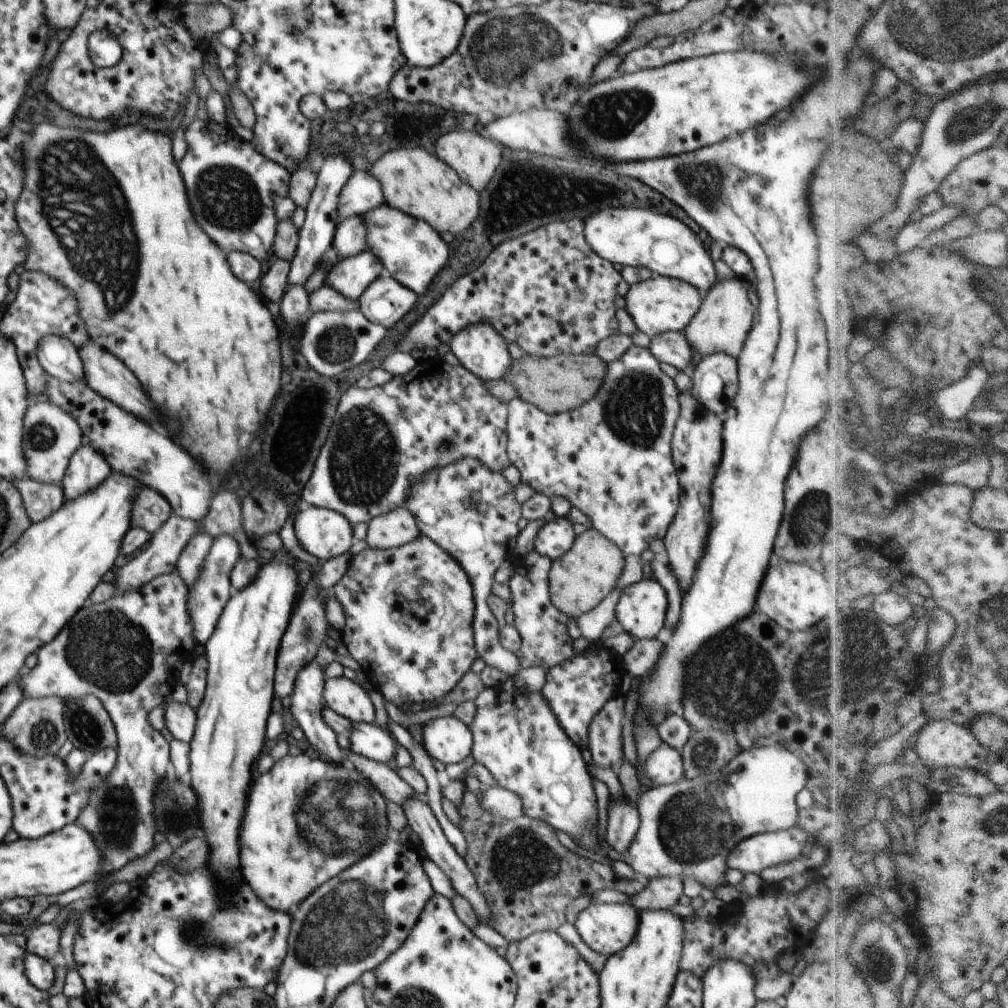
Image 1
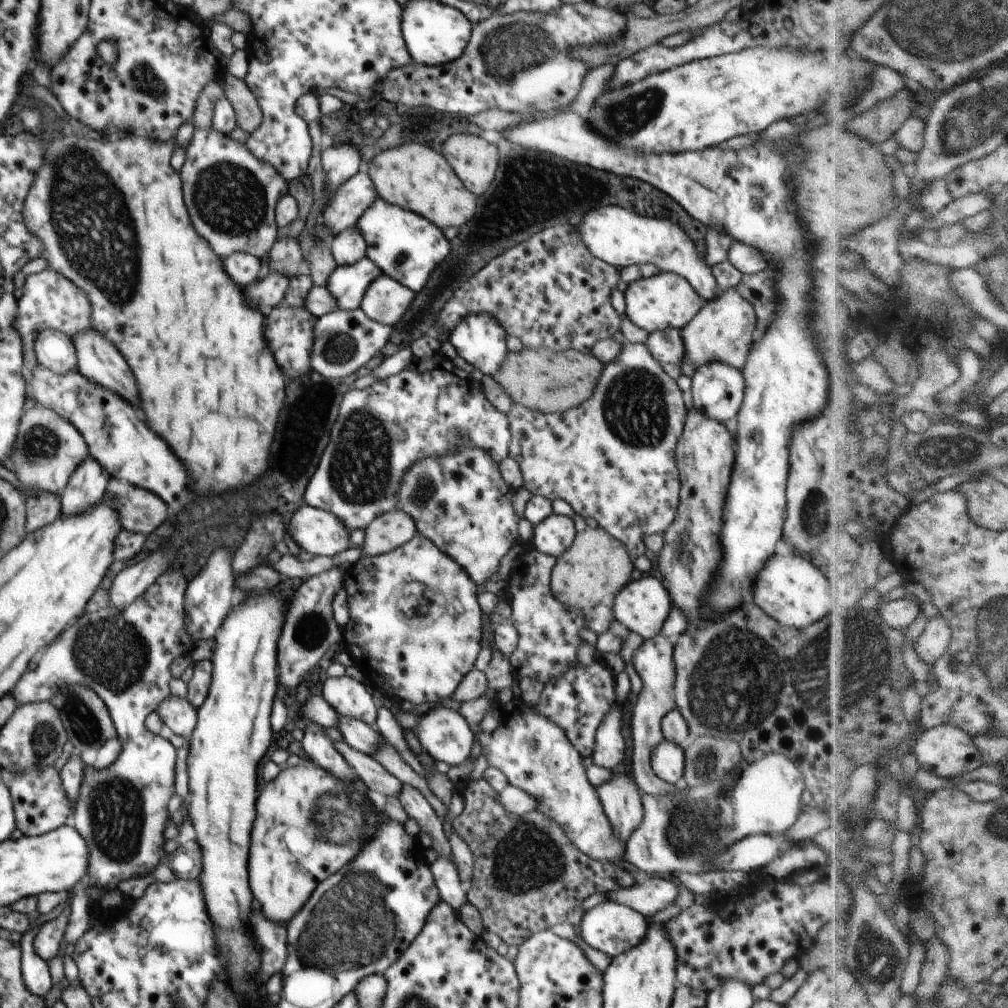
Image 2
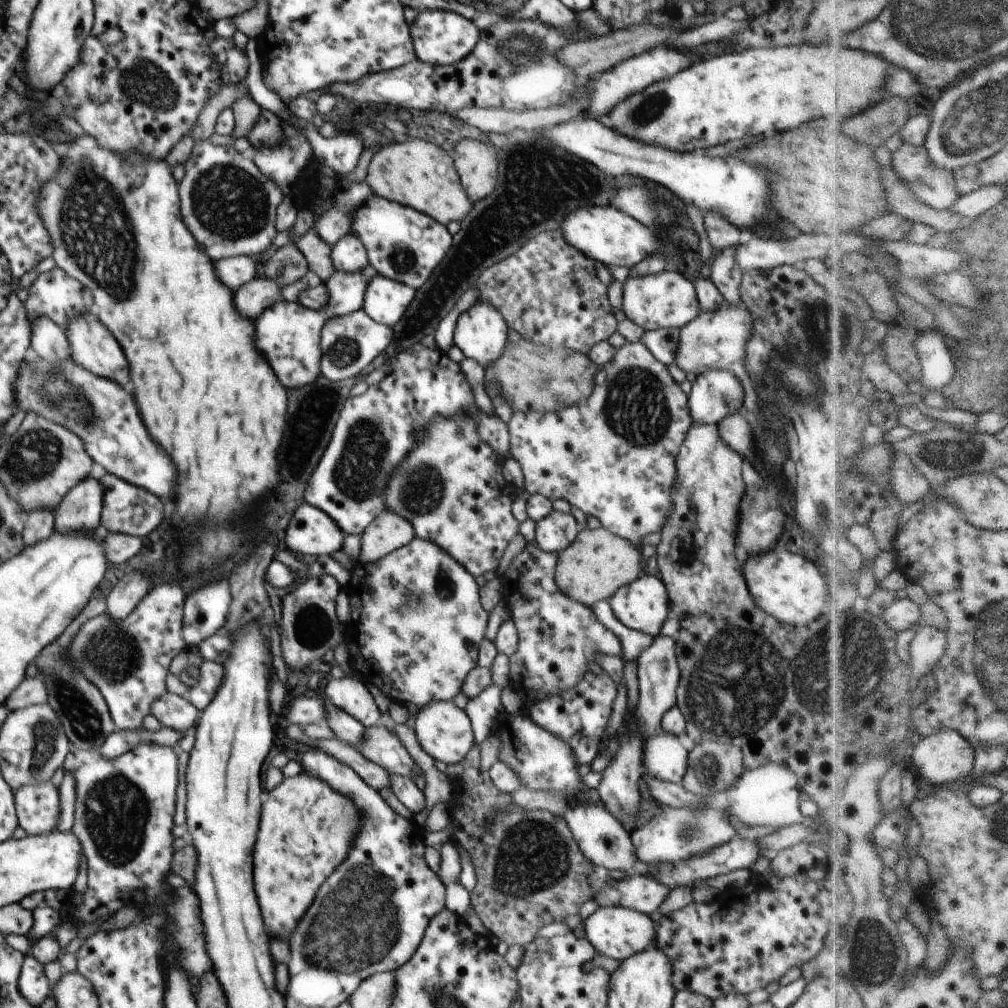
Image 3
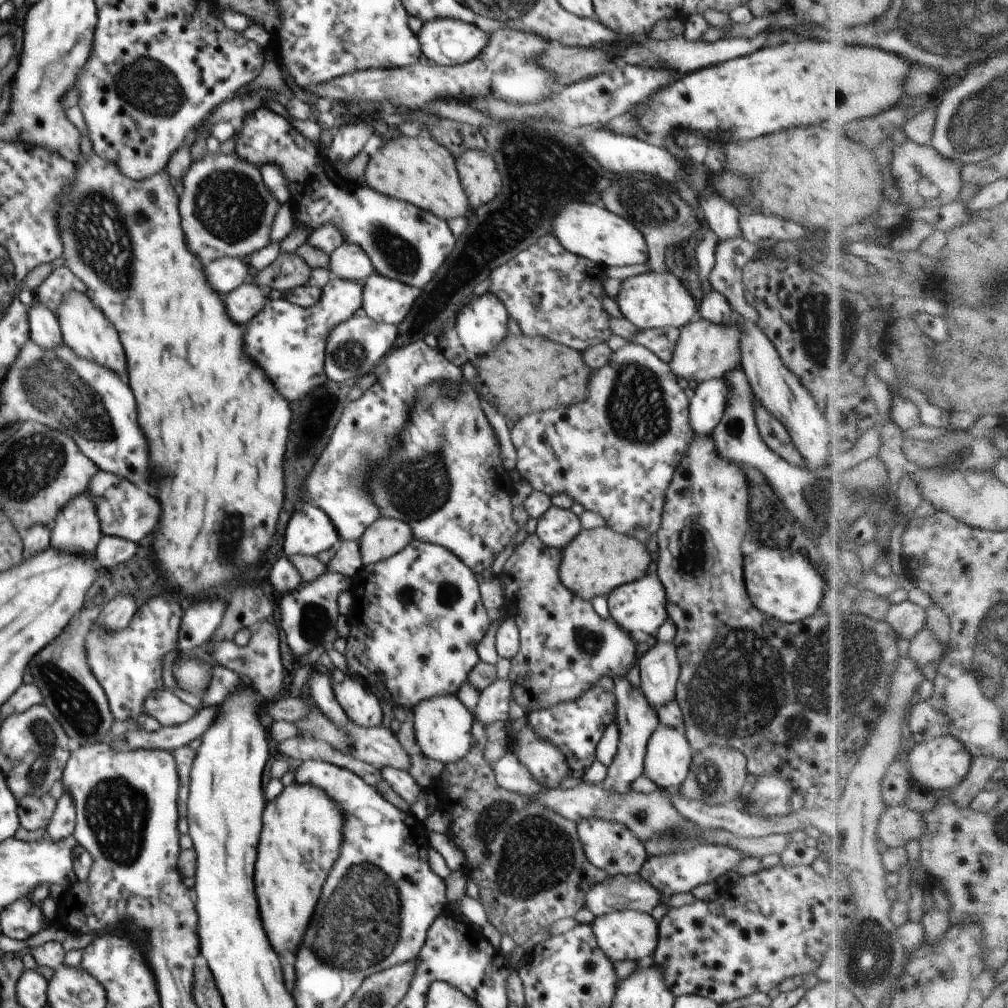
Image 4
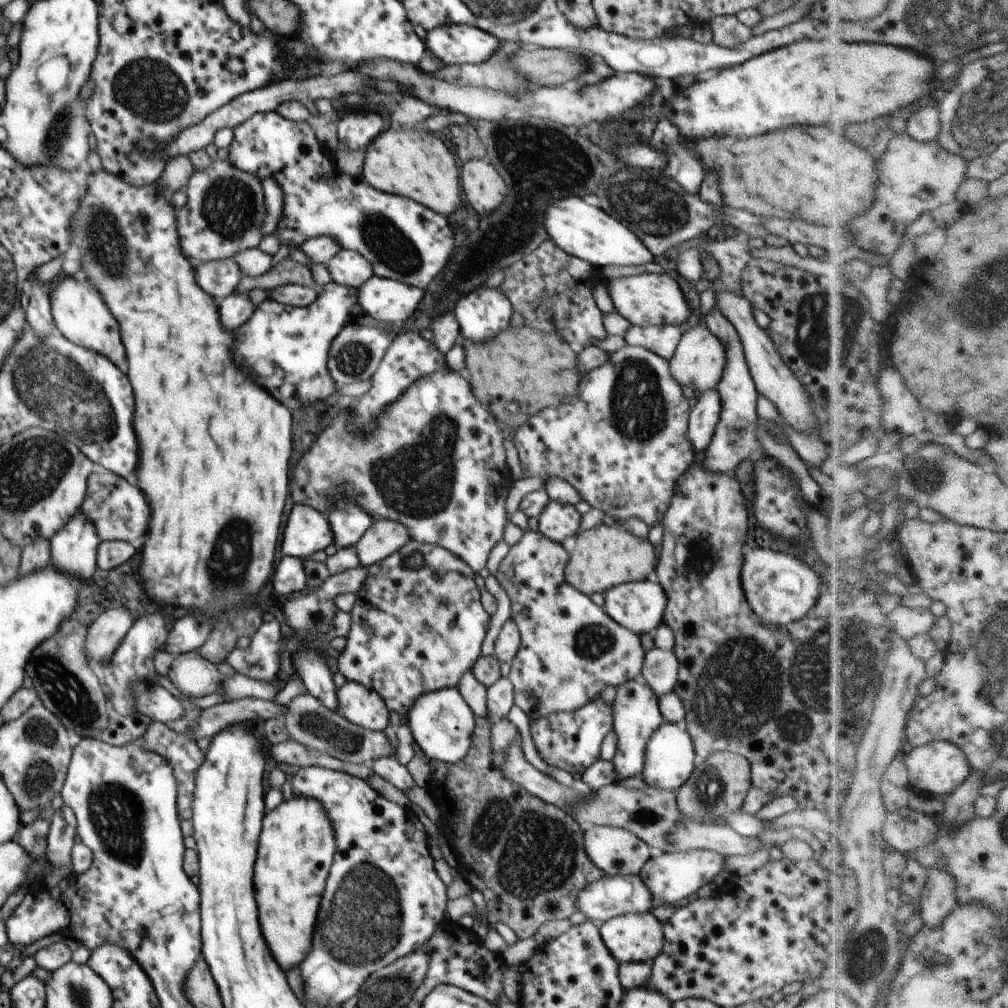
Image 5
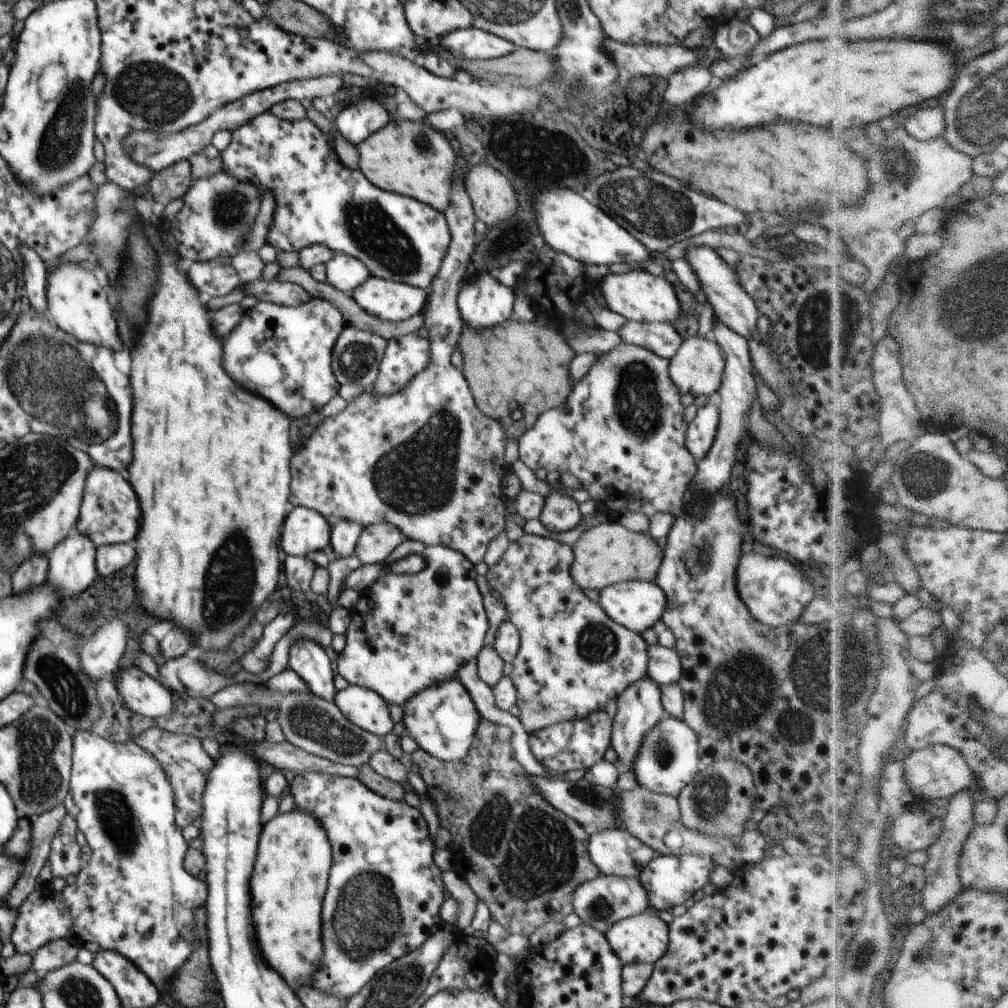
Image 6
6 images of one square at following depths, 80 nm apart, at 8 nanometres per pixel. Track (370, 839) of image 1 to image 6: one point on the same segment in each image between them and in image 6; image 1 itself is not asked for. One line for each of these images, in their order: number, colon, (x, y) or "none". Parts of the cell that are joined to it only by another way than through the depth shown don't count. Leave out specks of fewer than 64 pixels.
2: (310, 824)
3: (306, 828)
4: (302, 835)
5: (296, 849)
6: (290, 876)

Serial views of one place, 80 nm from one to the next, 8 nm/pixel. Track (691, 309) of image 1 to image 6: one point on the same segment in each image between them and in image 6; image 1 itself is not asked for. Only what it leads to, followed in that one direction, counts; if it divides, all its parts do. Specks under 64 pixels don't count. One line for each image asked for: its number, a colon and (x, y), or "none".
2: (667, 300)
3: (668, 299)
4: (651, 300)
5: (647, 299)
6: (637, 295)

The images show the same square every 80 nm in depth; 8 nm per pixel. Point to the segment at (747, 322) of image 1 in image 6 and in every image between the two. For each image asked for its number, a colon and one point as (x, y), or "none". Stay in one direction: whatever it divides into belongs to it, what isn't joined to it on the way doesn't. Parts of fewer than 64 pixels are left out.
2: (721, 332)
3: (712, 341)
4: (704, 351)
5: (699, 359)
6: (697, 368)

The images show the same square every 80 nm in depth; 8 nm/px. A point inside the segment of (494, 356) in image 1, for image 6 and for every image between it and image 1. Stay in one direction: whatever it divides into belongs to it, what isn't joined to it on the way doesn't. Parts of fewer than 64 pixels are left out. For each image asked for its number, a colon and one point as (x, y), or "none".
2: (480, 339)
3: (481, 332)
4: (481, 324)
5: (482, 313)
6: (483, 302)

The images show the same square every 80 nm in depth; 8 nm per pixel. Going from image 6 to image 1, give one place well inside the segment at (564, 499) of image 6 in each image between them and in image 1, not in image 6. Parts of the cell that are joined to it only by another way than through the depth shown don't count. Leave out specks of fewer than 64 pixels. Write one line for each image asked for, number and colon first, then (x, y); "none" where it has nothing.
1: (554, 538)
2: (552, 536)
3: (555, 532)
4: (558, 526)
5: (558, 521)

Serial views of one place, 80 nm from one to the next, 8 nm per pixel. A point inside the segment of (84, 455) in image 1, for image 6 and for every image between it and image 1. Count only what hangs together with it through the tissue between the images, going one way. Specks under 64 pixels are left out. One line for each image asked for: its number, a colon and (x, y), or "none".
2: (88, 483)
3: (79, 512)
4: (76, 529)
5: (74, 547)
6: (72, 569)

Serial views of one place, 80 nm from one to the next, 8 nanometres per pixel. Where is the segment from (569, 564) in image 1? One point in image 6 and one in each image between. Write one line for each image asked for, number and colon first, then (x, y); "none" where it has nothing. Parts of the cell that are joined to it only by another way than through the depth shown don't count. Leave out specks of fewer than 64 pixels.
2: (596, 566)
3: (597, 563)
4: (597, 561)
5: (608, 555)
6: (608, 553)

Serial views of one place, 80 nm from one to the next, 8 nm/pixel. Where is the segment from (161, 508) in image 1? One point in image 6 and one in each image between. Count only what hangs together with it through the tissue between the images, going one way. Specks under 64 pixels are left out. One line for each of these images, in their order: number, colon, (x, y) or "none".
2: (141, 511)
3: (127, 509)
4: (123, 509)
5: (118, 511)
6: (109, 513)

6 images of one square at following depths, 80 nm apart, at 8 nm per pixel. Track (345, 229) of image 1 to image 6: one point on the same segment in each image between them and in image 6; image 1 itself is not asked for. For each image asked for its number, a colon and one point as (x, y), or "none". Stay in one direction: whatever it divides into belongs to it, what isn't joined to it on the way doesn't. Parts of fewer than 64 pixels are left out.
2: (349, 246)
3: (349, 255)
4: (348, 262)
5: (349, 269)
6: (343, 272)

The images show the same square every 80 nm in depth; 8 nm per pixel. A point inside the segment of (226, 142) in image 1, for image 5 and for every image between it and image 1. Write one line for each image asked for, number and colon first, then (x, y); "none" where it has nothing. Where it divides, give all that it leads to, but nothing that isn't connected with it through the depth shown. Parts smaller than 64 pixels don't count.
2: (235, 194)
3: (225, 200)
4: (227, 211)
5: (225, 209)

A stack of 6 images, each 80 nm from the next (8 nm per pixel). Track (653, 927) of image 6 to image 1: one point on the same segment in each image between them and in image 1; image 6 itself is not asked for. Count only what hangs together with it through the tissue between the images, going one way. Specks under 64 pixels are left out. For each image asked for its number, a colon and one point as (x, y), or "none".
1: (606, 928)
2: (612, 928)
3: (617, 932)
4: (624, 935)
5: (634, 937)

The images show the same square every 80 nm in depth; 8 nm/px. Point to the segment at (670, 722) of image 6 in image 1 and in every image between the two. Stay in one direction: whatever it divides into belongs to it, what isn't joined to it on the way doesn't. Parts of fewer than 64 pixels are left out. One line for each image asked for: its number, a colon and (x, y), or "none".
1: (664, 766)
2: (667, 760)
3: (665, 759)
4: (669, 755)
5: (669, 759)

